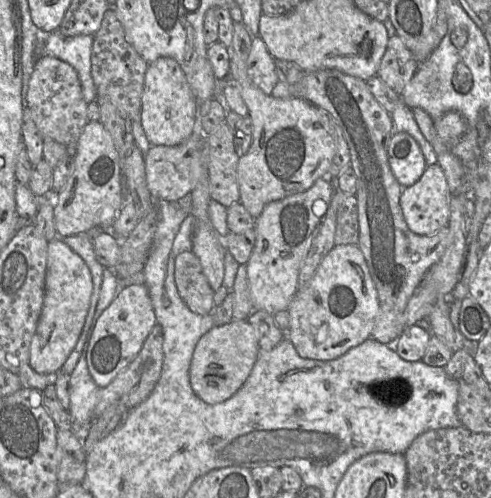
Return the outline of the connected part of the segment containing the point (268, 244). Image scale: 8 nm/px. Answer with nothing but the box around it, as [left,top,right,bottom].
[246,178,335,316]

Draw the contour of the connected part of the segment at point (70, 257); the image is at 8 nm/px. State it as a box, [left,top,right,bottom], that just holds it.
[29,237,93,373]

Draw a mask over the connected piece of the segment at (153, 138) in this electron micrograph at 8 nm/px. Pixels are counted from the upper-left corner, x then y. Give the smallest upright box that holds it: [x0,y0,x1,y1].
[140,57,198,146]

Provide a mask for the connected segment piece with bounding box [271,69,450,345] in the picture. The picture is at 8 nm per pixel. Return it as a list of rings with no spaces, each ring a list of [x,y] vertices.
[[[323,69],[304,73],[301,80],[292,85],[278,82],[271,95],[278,99],[302,98],[326,111],[341,130],[349,148],[350,167],[357,177],[355,197],[358,203],[358,247],[365,257],[378,293],[379,310],[371,338],[385,345],[393,345],[406,328],[404,311],[409,299],[448,247],[449,228],[443,228],[427,236],[418,235],[409,229],[400,206],[403,187],[395,178],[388,161],[388,146],[395,134],[393,120],[390,113],[375,99],[365,80],[339,70]]]

